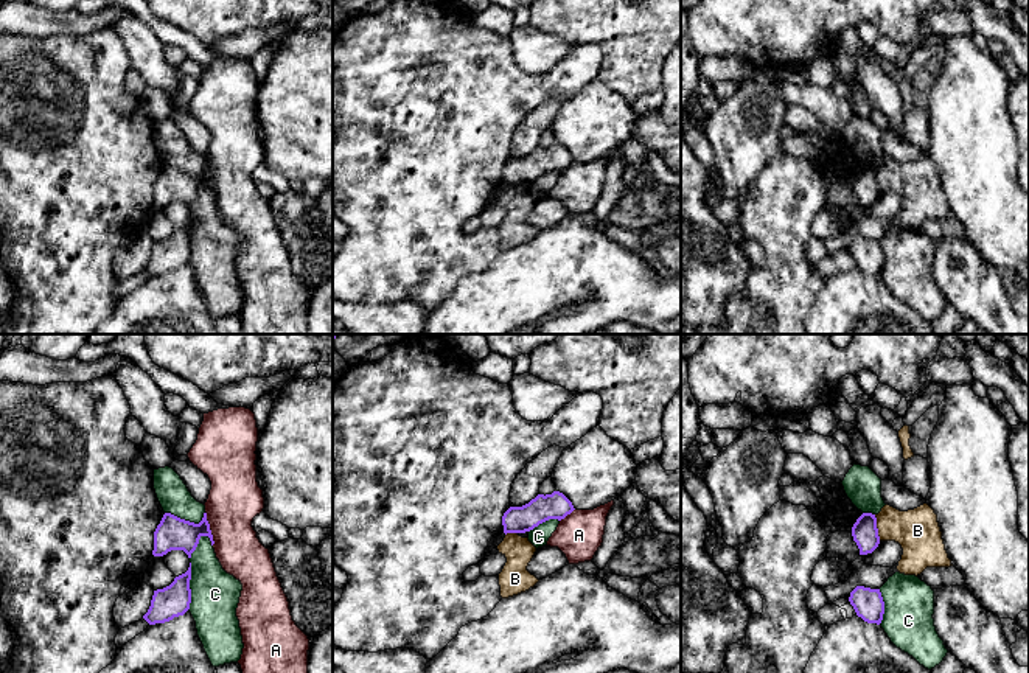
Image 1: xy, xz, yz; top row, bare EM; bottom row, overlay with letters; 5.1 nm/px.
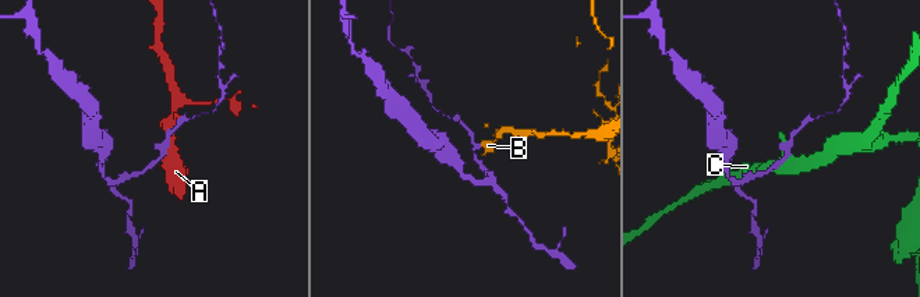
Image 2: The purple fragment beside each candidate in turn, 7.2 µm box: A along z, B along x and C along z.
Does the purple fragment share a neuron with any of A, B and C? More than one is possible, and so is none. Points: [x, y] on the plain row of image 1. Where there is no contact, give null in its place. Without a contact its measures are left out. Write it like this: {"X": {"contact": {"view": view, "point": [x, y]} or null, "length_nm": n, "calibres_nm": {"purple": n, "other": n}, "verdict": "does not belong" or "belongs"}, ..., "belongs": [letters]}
{"A": {"contact": {"view": "xy", "point": [209, 181]}, "length_nm": 180, "calibres_nm": {"purple": 180, "other": 280}, "verdict": "does not belong"}, "B": {"contact": {"view": "yz", "point": [875, 179]}, "length_nm": 140, "calibres_nm": {"purple": 140, "other": 220}, "verdict": "does not belong"}, "C": {"contact": {"view": "xy", "point": [188, 238]}, "length_nm": 260, "calibres_nm": {"purple": 160, "other": 260}, "verdict": "does not belong"}, "belongs": []}

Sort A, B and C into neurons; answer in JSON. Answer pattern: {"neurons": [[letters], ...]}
{"neurons": [["A"], ["B"], ["C"]]}

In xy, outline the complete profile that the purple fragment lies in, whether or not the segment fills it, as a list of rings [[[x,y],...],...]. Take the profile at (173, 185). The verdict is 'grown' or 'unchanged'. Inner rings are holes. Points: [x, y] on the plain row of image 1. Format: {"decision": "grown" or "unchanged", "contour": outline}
{"decision": "unchanged", "contour": [[[165,165],[154,183],[152,207],[163,208],[171,202],[183,202],[191,210],[202,188],[208,188],[211,197],[215,196],[207,165],[199,176]]]}

